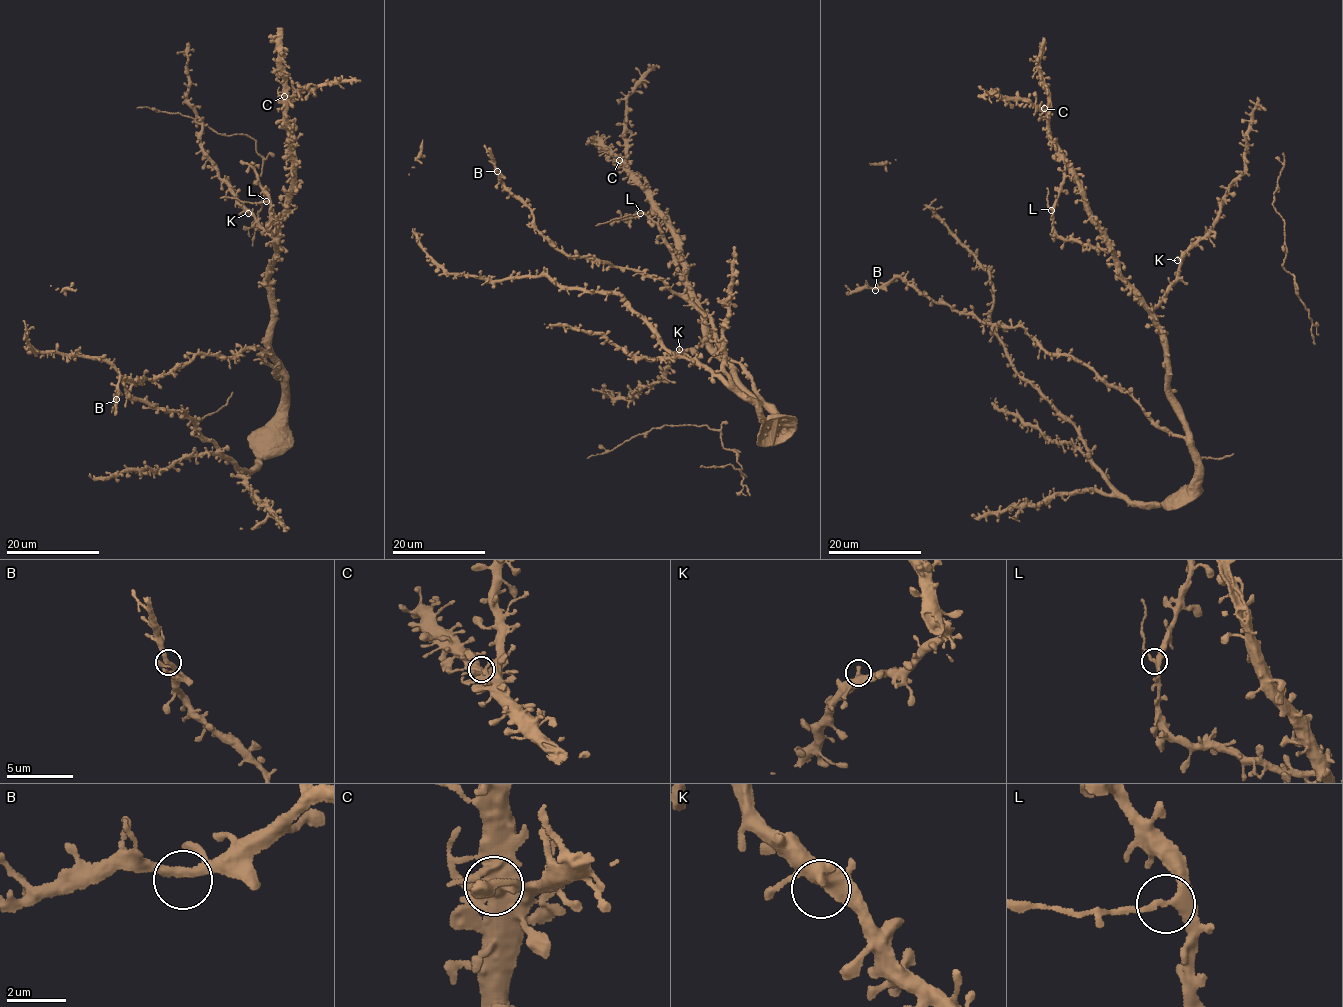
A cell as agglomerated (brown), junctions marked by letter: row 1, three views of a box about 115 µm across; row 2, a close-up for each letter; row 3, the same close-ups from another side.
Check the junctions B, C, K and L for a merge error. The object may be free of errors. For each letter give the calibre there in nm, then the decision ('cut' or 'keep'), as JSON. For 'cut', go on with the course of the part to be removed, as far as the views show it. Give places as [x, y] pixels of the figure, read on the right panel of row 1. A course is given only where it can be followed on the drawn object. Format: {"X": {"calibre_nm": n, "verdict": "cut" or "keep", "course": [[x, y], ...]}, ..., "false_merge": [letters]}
{"B": {"calibre_nm": 240, "verdict": "keep"}, "C": {"calibre_nm": 280, "verdict": "keep"}, "K": {"calibre_nm": 320, "verdict": "keep"}, "L": {"calibre_nm": 280, "verdict": "cut", "course": [[1051, 209], [1047, 205], [1047, 188]]}, "false_merge": ["L"]}

